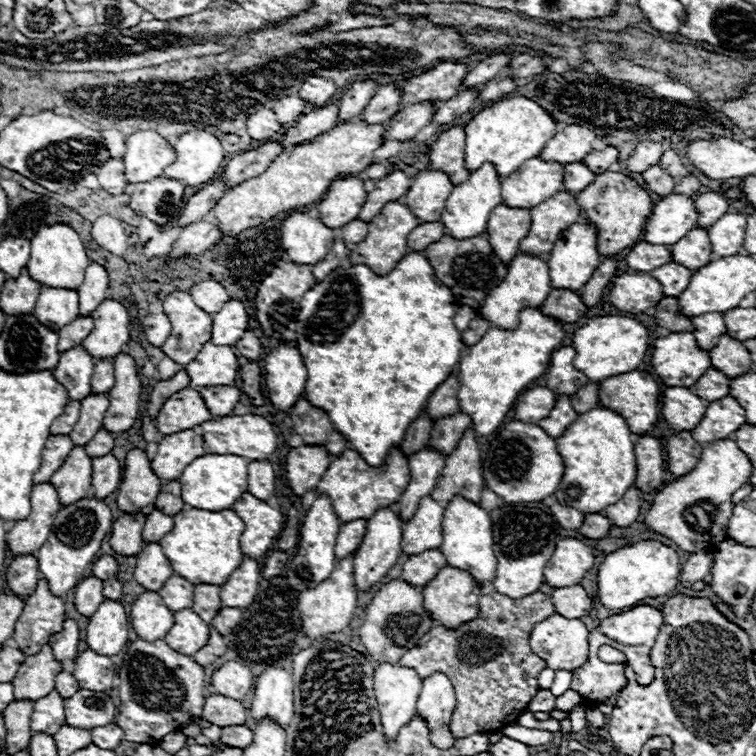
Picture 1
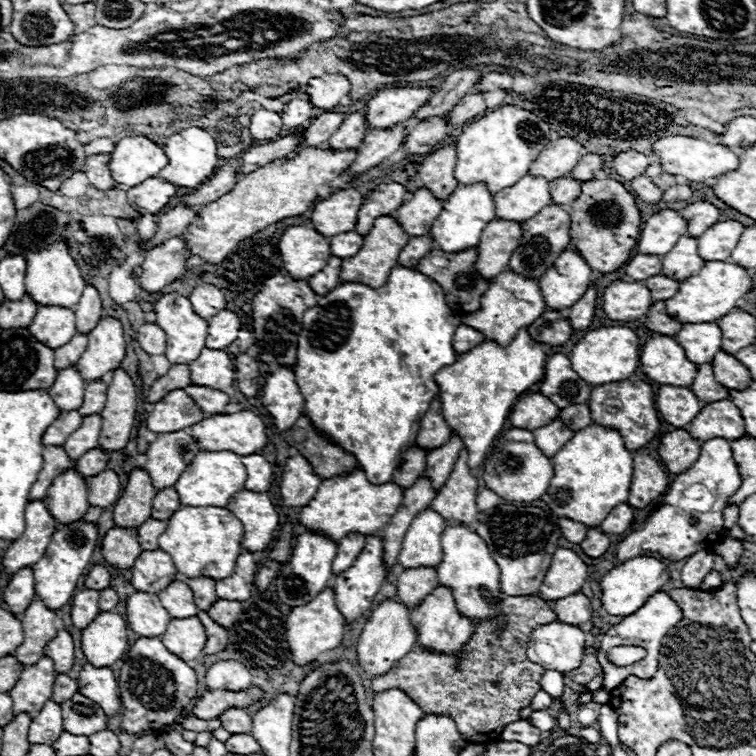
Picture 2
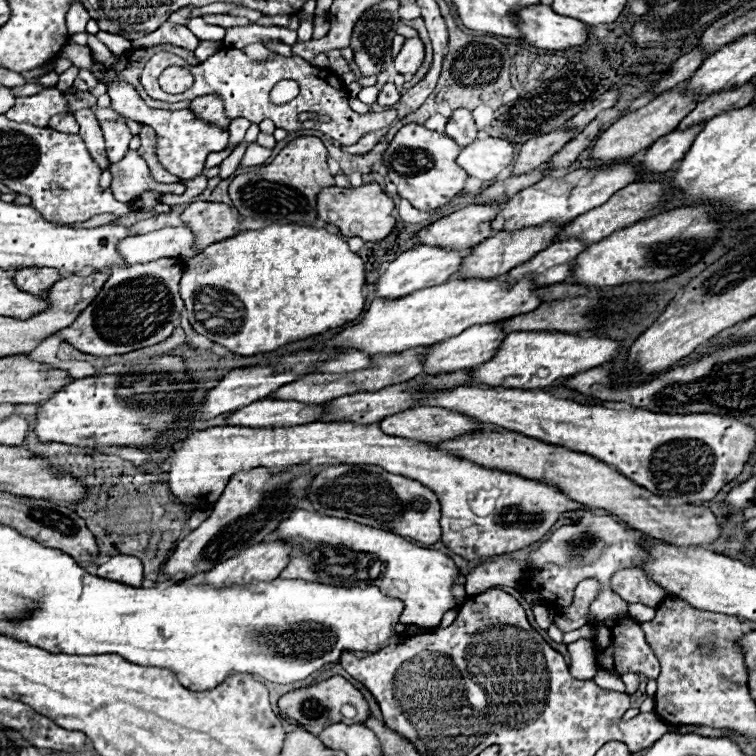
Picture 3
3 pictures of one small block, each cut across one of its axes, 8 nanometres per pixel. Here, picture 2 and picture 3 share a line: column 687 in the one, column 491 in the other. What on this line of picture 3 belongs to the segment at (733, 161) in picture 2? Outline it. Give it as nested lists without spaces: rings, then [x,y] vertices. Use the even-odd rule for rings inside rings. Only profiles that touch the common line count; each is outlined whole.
[[[476,138],[472,144],[460,150],[456,164],[466,170],[468,176],[480,180],[496,178],[508,164],[512,164],[514,148],[500,138]]]

